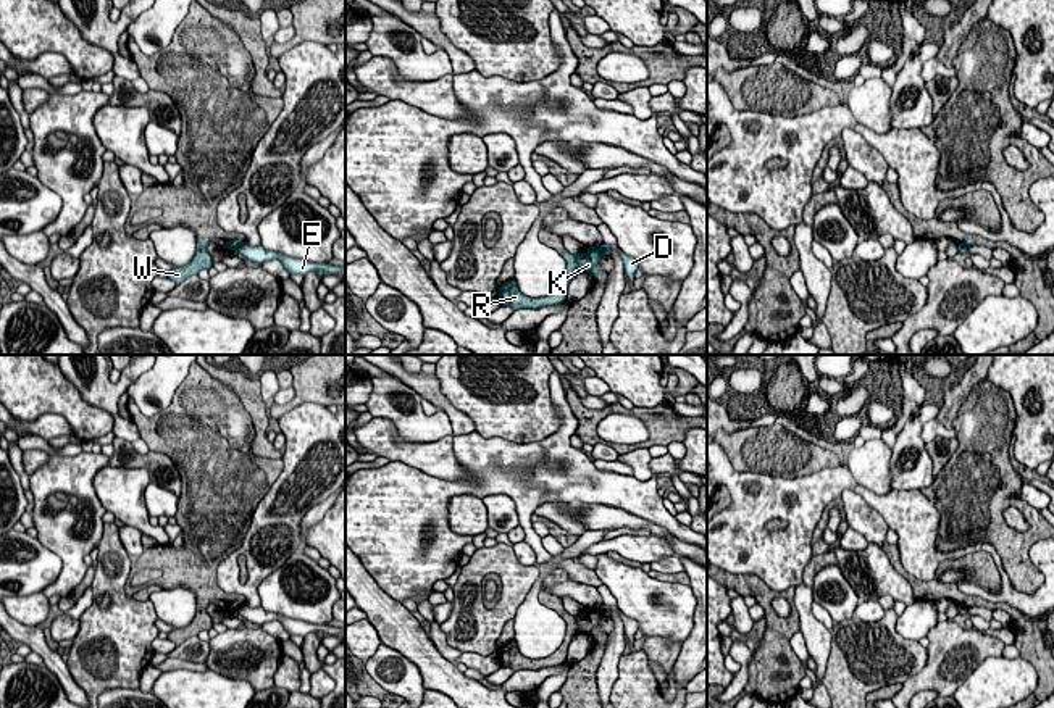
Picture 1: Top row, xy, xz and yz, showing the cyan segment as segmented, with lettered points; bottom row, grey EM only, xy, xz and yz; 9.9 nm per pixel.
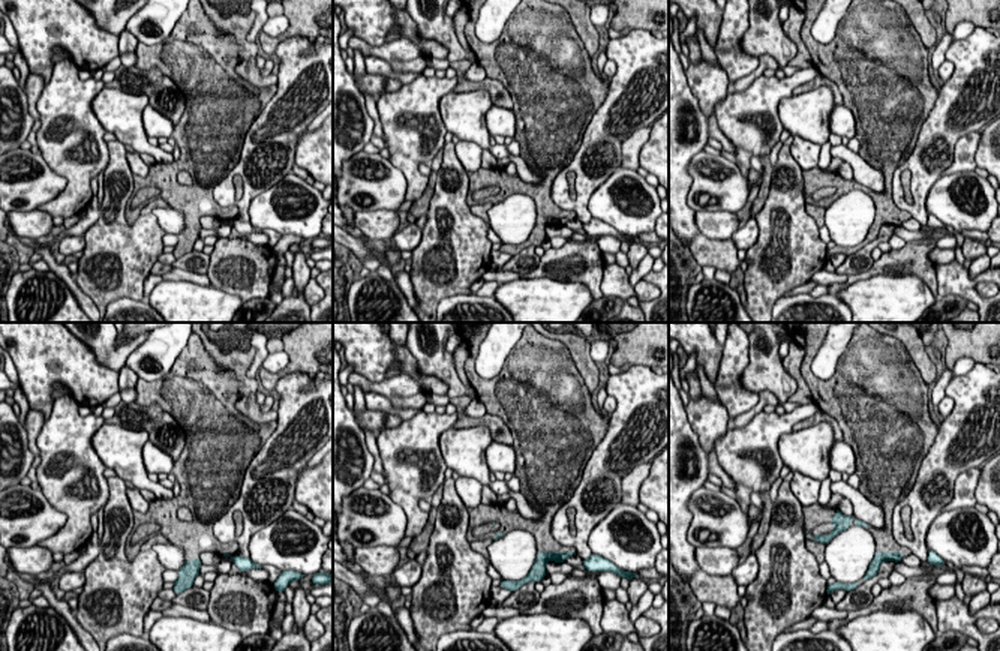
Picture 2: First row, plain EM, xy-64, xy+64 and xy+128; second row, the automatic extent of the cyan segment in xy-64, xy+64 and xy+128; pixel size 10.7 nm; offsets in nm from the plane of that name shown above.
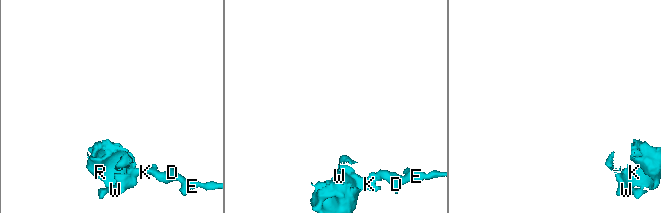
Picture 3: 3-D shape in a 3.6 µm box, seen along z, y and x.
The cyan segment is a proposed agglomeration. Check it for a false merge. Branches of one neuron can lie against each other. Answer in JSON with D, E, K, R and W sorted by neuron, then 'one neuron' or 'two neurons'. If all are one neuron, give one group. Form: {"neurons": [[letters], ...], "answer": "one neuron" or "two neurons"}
{"neurons": [["D", "E"], ["K", "R", "W"]], "answer": "two neurons"}

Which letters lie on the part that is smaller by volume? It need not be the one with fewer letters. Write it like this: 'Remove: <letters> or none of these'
Remove: K, R, W

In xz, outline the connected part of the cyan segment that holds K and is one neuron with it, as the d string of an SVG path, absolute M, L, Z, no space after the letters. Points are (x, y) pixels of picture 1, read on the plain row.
M560 606L557 613L565 619L567 631L563 643L550 656L542 660L529 660L520 653L517 643L512 640L497 648L500 666L510 668L513 671L521 669L537 671L544 668L560 666L567 661L570 642L576 634L588 634L589 637L607 635L599 629L599 619L602 618L599 608L594 606L588 608L584 618L581 614L576 616L568 614L563 606Z

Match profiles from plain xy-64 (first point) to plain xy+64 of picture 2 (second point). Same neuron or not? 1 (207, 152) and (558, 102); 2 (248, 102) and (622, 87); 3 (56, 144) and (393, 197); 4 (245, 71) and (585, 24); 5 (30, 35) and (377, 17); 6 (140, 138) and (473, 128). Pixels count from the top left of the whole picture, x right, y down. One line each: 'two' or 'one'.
1: one
2: two
3: two
4: one
5: one
6: one

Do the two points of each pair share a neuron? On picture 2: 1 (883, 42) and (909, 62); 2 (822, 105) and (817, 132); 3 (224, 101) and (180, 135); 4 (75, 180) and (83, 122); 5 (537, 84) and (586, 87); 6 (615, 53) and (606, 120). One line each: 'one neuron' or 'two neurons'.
1: one neuron
2: one neuron
3: one neuron
4: one neuron
5: one neuron
6: one neuron

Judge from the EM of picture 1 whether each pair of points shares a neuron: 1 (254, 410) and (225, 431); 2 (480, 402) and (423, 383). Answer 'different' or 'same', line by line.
1: different
2: different

